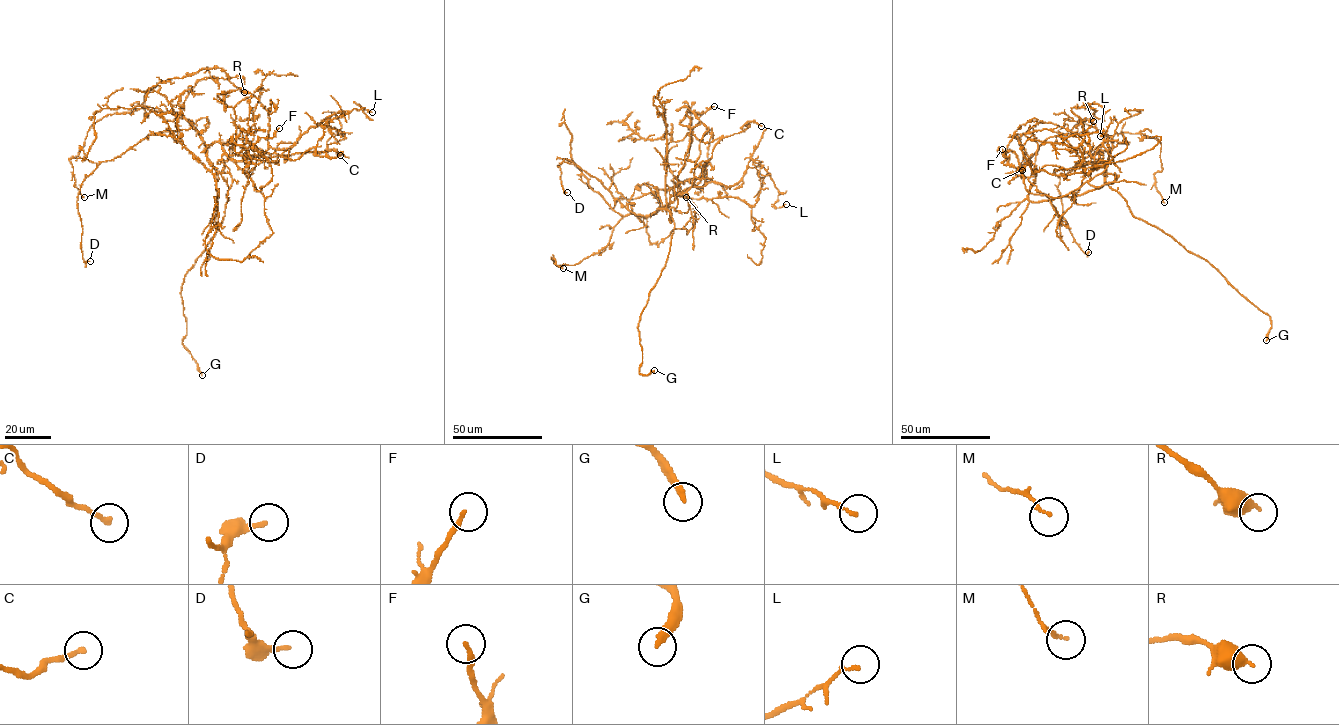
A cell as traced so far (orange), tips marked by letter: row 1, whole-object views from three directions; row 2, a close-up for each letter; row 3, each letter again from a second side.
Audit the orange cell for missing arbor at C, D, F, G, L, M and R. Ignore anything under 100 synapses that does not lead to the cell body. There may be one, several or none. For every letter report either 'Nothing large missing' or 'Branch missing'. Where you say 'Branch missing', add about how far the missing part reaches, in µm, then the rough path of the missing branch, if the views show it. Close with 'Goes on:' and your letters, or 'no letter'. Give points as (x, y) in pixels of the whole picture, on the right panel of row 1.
C: Nothing large missing
D: Nothing large missing
F: Nothing large missing
G: Branch missing. Missing length about 9 µm. Course of what is missing: (1266, 340), (1263, 348), (1267, 352)
L: Nothing large missing
M: Nothing large missing
R: Nothing large missing
Goes on: G

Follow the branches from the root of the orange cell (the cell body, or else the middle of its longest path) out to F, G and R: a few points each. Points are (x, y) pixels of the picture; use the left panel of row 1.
F: (224, 179), (208, 158), (210, 146), (219, 142), (260, 191), (272, 169), (253, 145), (279, 128)
G: (224, 179), (228, 192), (222, 223), (184, 276), (180, 292), (186, 321), (182, 343), (202, 375)
R: (224, 179), (209, 162), (200, 133), (173, 110), (157, 84), (204, 68), (220, 67), (244, 92)

